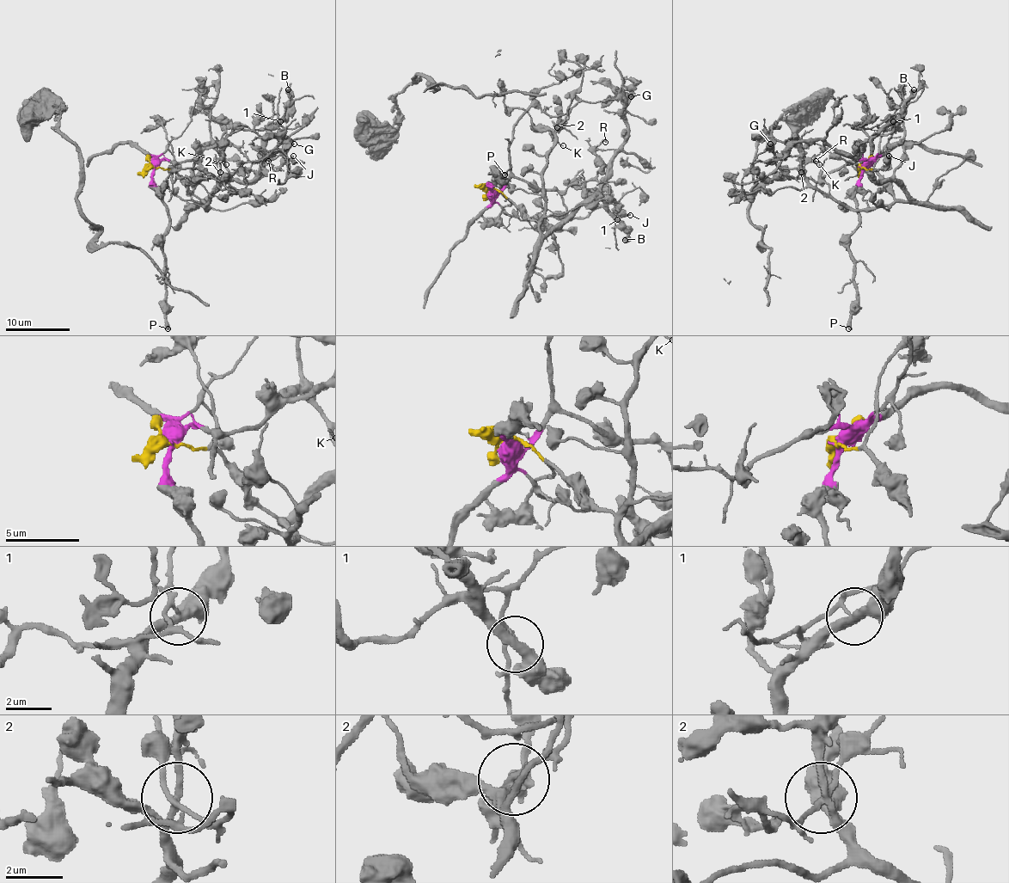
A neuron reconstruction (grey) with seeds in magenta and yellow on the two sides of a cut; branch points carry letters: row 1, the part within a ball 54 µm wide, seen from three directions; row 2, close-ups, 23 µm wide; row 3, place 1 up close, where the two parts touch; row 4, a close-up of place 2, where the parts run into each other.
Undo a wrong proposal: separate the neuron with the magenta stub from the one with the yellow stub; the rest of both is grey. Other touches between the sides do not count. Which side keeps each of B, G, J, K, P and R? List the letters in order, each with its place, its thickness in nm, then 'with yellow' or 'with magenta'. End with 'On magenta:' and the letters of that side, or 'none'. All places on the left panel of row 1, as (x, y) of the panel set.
B: at (288, 89); 550 nm thick; with yellow
G: at (294, 144); 650 nm thick; with magenta
J: at (293, 156); 220 nm thick; with magenta
K: at (226, 164); 110 nm thick; with magenta
P: at (168, 328); 550 nm thick; with magenta
R: at (268, 161); 240 nm thick; with magenta
On magenta: G, J, K, P, R

